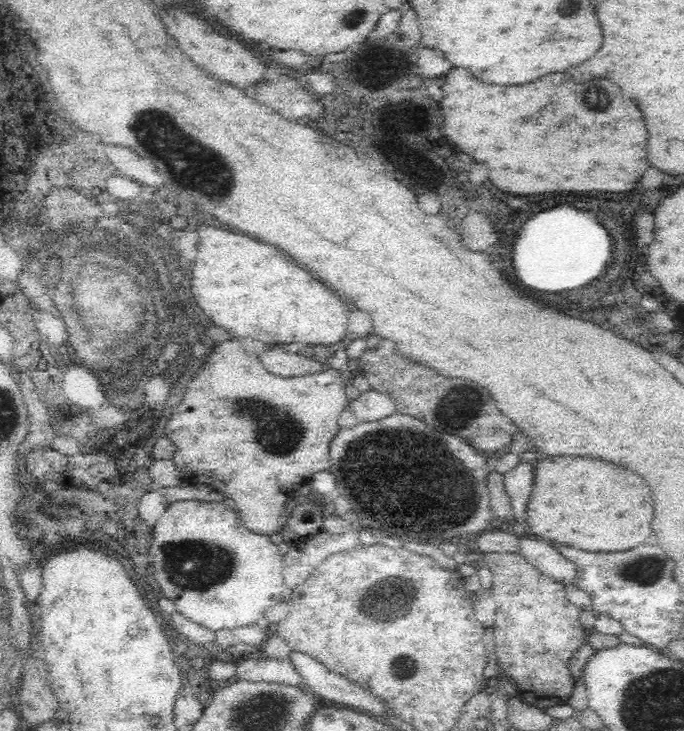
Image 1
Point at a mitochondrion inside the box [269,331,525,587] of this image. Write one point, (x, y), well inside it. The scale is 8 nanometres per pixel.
(354, 454)

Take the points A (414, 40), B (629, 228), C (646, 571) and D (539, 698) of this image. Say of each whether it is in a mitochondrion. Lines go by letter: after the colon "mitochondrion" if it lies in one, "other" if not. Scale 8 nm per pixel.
A: other
B: other
C: mitochondrion
D: other

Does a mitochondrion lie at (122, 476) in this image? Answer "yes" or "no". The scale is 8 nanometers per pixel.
no

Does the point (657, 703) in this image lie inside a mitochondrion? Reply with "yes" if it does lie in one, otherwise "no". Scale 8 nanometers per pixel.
yes

